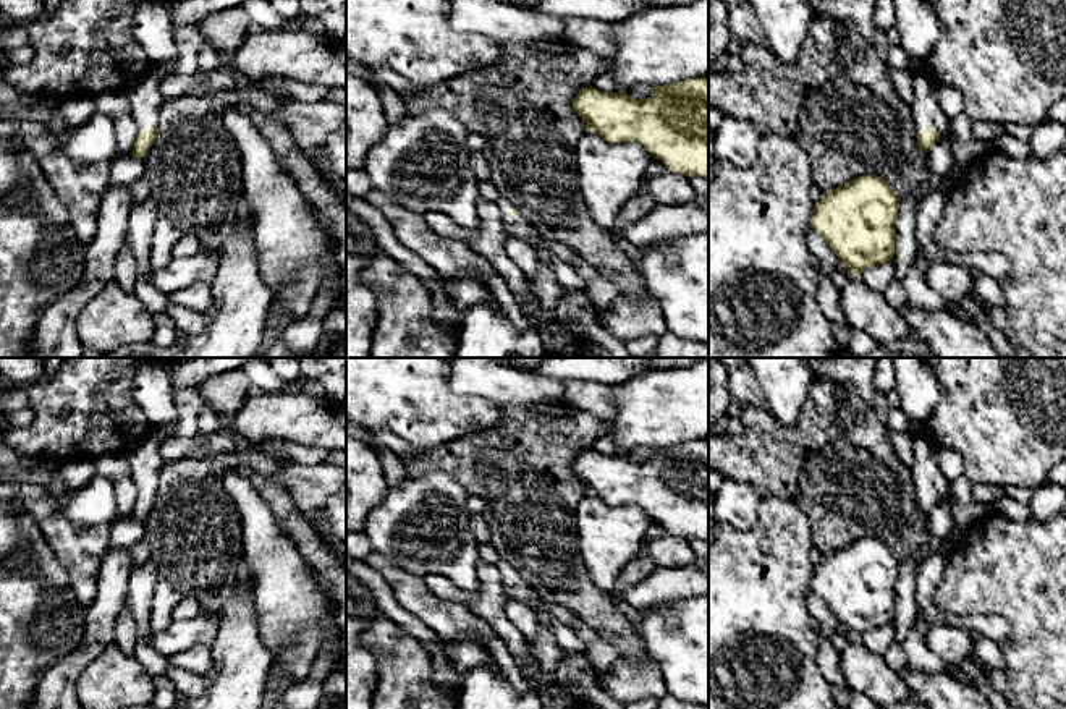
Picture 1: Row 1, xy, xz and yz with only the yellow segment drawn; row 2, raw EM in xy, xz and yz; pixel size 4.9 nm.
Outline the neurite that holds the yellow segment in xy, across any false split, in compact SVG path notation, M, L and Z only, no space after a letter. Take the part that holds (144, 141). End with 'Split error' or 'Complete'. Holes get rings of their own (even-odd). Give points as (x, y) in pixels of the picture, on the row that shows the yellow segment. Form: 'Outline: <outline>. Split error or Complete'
Outline: M149 71L141 76L134 87L128 92L131 100L131 115L137 126L137 134L131 155L142 159L152 147L159 133L159 112L165 100L160 94L162 78Z. Split error

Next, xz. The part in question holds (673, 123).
Outline: M683 79L655 86L649 99L631 99L626 91L602 92L592 86L582 87L573 108L586 123L587 133L595 133L608 142L636 141L654 159L662 160L668 172L709 178L709 79Z. Complete

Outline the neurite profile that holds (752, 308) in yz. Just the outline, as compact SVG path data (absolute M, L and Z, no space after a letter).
M776 133L762 134L757 160L747 168L718 159L715 178L709 183L709 358L836 358L841 351L817 301L820 267L807 243L807 228L815 207L810 197L812 183L812 168L806 152L794 141Z

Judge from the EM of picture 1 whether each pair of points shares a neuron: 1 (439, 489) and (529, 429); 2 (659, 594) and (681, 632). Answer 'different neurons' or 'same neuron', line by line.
1: different neurons
2: different neurons

